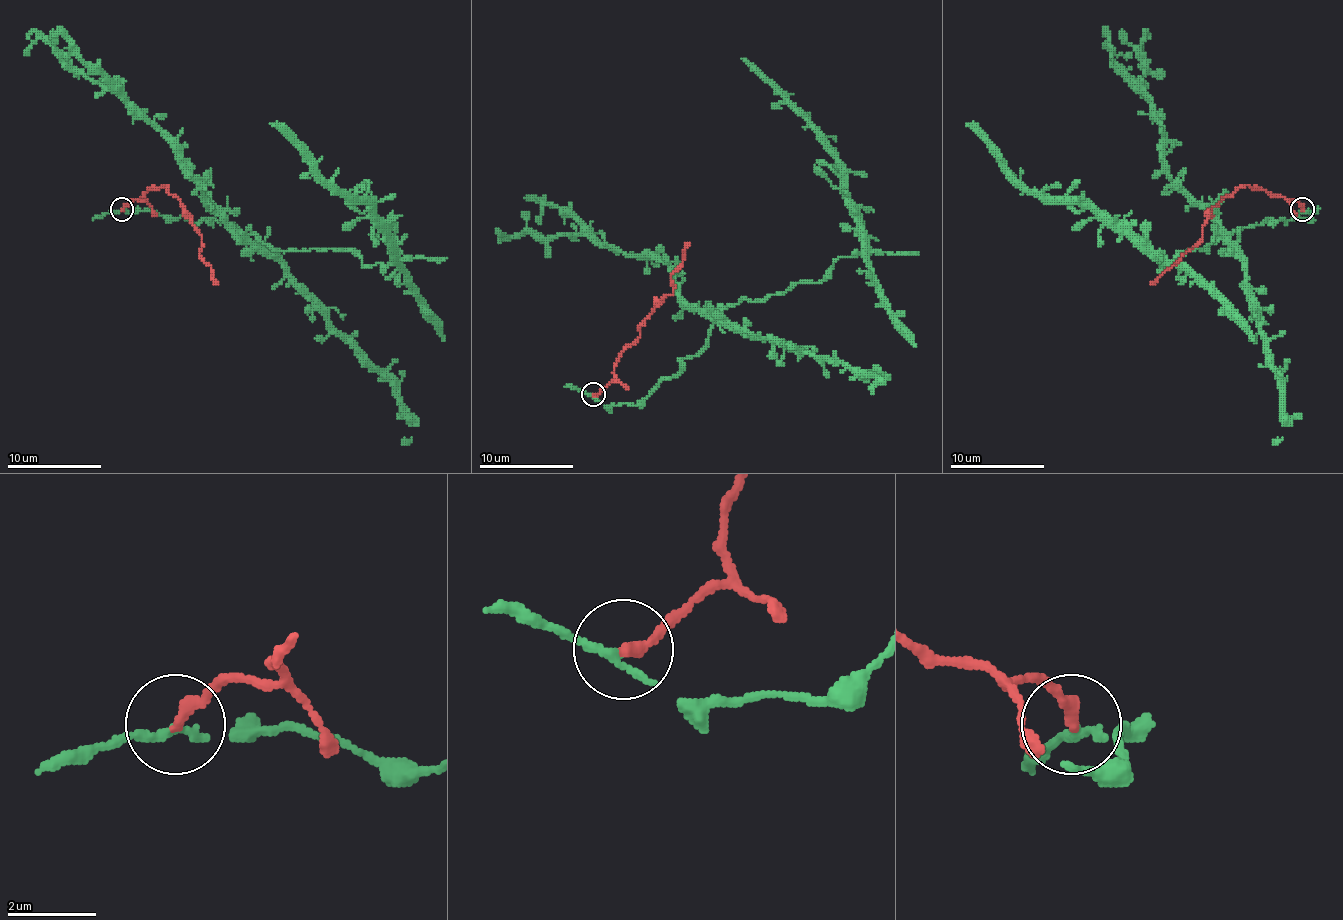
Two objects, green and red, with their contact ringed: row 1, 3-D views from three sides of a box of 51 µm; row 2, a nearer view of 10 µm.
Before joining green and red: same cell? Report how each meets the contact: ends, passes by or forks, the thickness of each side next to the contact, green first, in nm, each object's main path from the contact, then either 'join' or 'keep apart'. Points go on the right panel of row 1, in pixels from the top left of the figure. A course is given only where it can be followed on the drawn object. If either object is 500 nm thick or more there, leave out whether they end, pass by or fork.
green ends | red ends | 220/280 nm | green via (1301, 211), (1313, 211), (1216, 234), (1209, 251), (1190, 248), (1162, 265), (1089, 208), (1044, 204), (966, 123) | red via (1301, 208), (1294, 199), (1270, 197), (1259, 187), (1237, 187), (1211, 208), (1202, 237), (1150, 284) | keep apart

